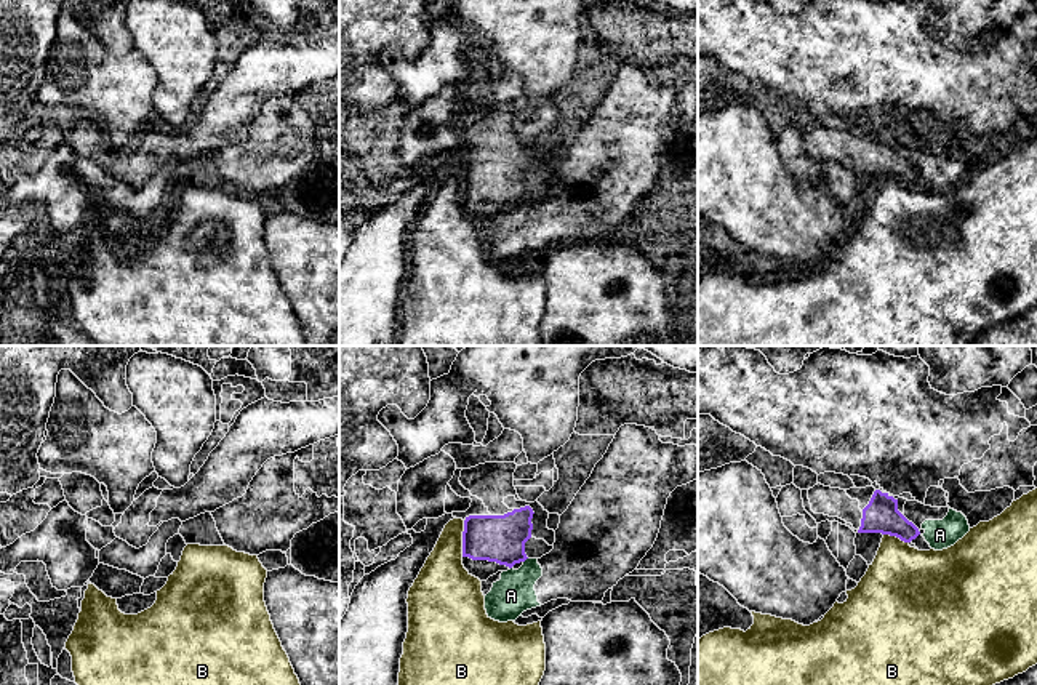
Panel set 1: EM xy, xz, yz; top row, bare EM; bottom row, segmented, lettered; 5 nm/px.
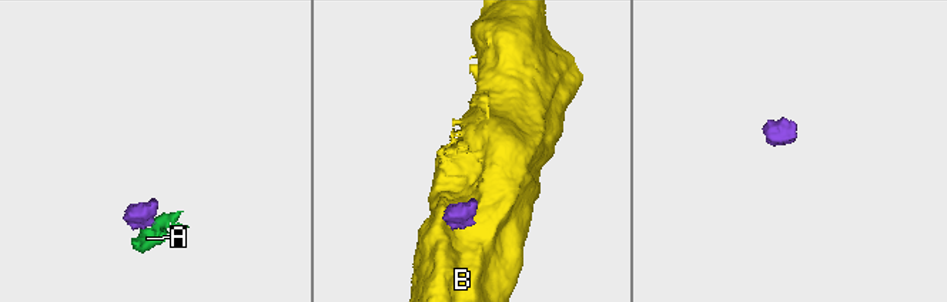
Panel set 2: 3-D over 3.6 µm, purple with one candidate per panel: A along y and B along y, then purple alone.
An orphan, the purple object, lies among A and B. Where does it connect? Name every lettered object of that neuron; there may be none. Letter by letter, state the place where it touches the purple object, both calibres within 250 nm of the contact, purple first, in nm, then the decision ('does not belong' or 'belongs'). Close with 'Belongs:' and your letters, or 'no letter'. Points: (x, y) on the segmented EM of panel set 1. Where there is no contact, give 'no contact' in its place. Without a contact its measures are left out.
A: xz (525, 559) | 240/200 nm | does not belong
B: xz (463, 538) | 240/260 nm | does not belong
Belongs: no letter

